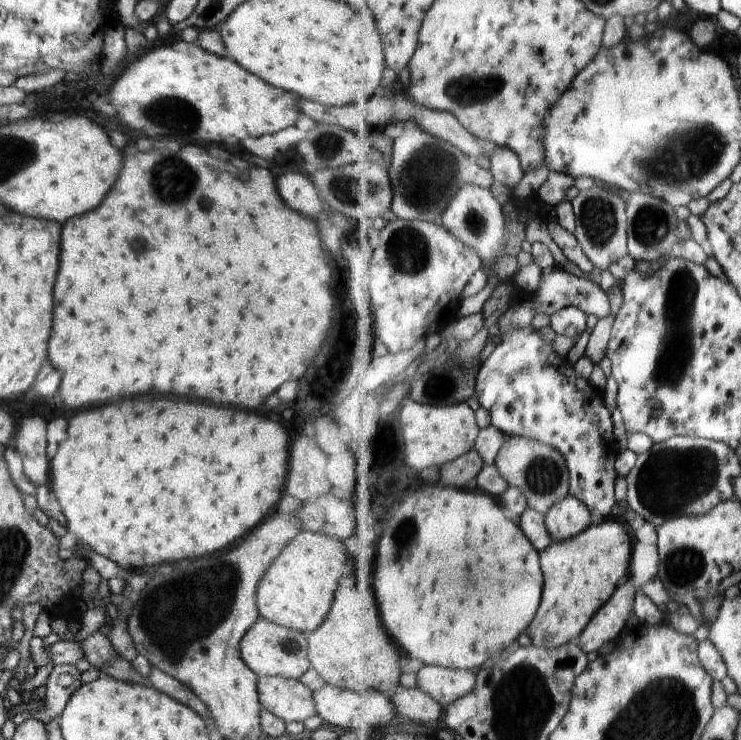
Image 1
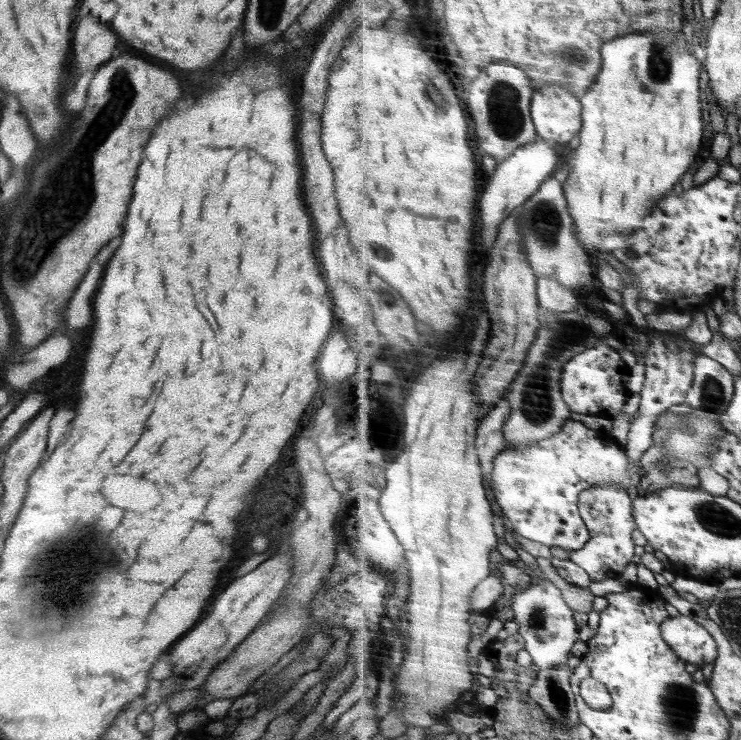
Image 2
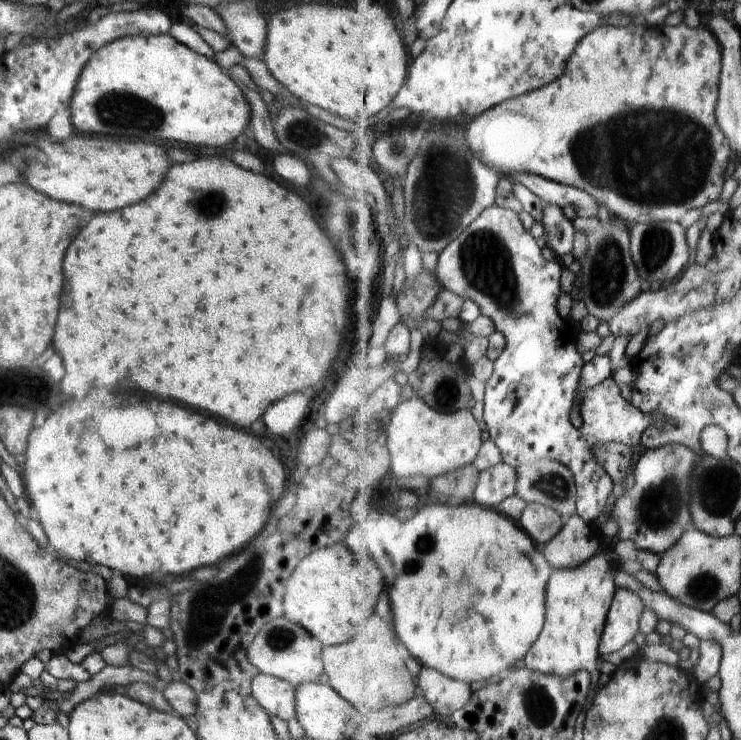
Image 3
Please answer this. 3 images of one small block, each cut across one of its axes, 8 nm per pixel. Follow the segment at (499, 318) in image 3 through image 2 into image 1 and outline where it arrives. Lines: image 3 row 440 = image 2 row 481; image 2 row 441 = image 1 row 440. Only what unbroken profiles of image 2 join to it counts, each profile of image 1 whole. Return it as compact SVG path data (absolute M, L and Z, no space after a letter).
M507 324L501 327L499 336L503 342L486 359L481 366L477 380L477 398L490 414L492 424L500 428L508 437L520 437L546 442L558 448L568 459L571 470L571 494L591 508L592 512L599 512L606 519L614 506L618 504L616 498L616 459L620 449L615 441L614 420L611 408L602 397L602 391L590 383L590 380L576 372L575 365L567 357L556 353L550 342L544 341L540 329L532 324L527 327L513 327Z

